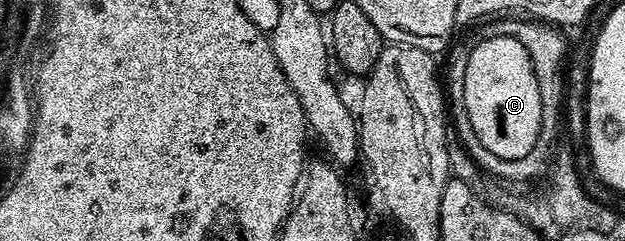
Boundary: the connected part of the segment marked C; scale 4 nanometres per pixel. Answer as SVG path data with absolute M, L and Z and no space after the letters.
M515 36L488 37L473 44L470 56L465 56L464 69L464 109L468 113L468 121L487 155L495 155L501 159L523 159L530 154L536 145L538 134L542 128L542 109L544 94L539 90L536 76L532 69L532 60L528 50Z

